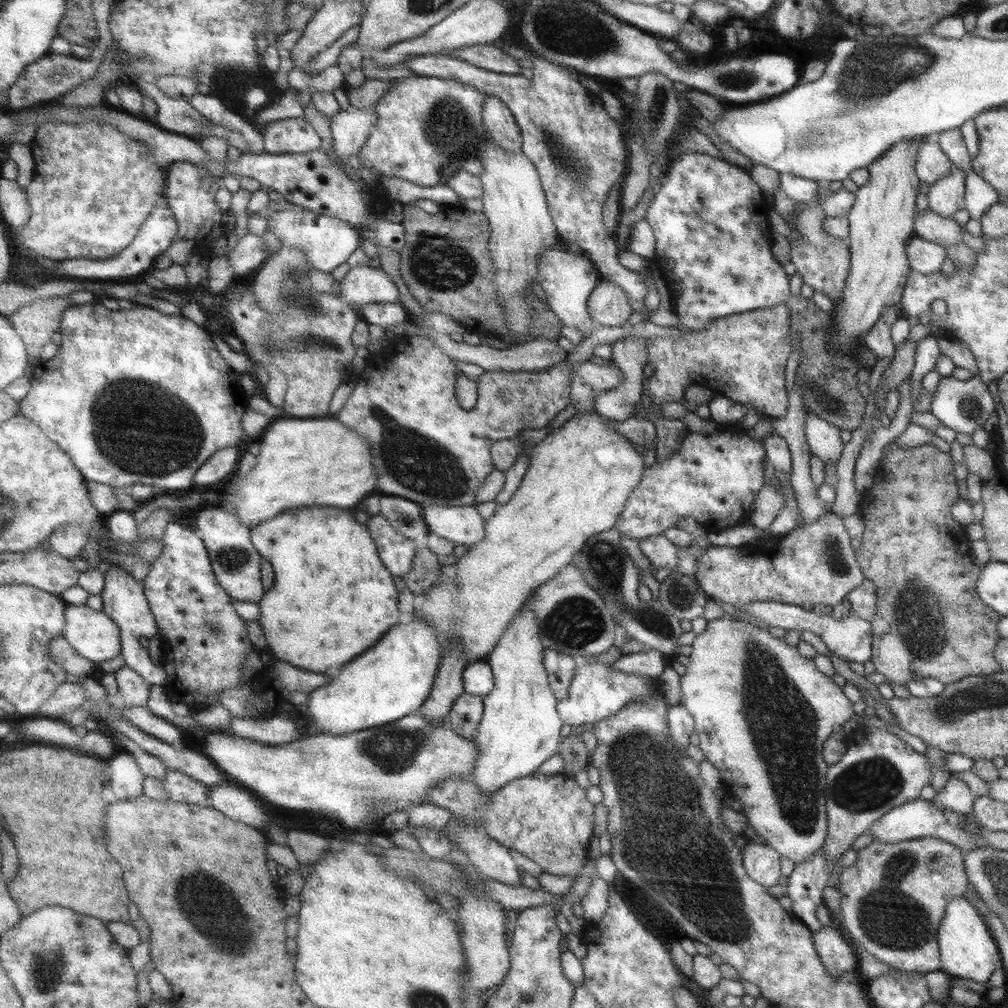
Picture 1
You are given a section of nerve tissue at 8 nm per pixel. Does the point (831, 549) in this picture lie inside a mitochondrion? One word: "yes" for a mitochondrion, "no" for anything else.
yes

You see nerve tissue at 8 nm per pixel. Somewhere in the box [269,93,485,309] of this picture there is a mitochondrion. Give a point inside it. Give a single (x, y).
(433, 262)

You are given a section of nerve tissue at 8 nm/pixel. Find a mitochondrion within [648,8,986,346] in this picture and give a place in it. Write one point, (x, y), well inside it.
(877, 71)

